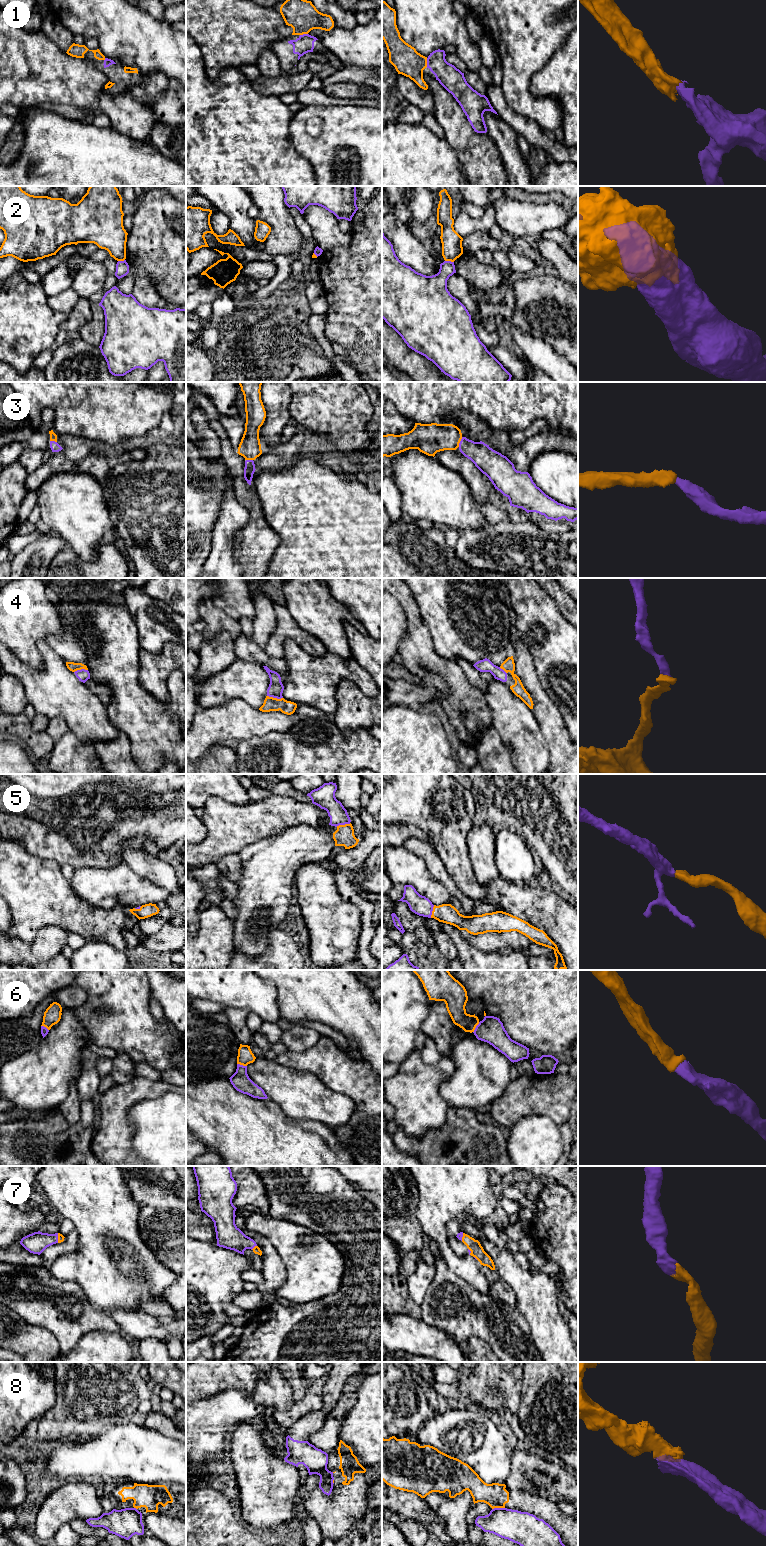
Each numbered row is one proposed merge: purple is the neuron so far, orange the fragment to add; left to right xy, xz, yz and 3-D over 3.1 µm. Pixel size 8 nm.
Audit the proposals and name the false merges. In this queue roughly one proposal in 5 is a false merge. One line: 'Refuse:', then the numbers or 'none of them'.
Refuse: 2, 8

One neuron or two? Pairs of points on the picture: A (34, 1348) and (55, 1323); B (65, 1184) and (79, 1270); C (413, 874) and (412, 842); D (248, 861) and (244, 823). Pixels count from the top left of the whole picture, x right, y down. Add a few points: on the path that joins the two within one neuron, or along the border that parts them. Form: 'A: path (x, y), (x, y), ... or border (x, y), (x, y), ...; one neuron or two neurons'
A: border (26, 1322), (46, 1328), (56, 1338), (59, 1351); two neurons
B: path (86, 1205), (87, 1249); one neuron
C: border (402, 845), (419, 856), (428, 870); two neurons
D: border (268, 837), (247, 844), (238, 854); two neurons

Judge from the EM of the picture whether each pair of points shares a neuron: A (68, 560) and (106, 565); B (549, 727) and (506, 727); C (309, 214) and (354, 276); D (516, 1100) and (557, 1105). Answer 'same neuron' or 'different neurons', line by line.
A: same neuron
B: different neurons
C: different neurons
D: same neuron

